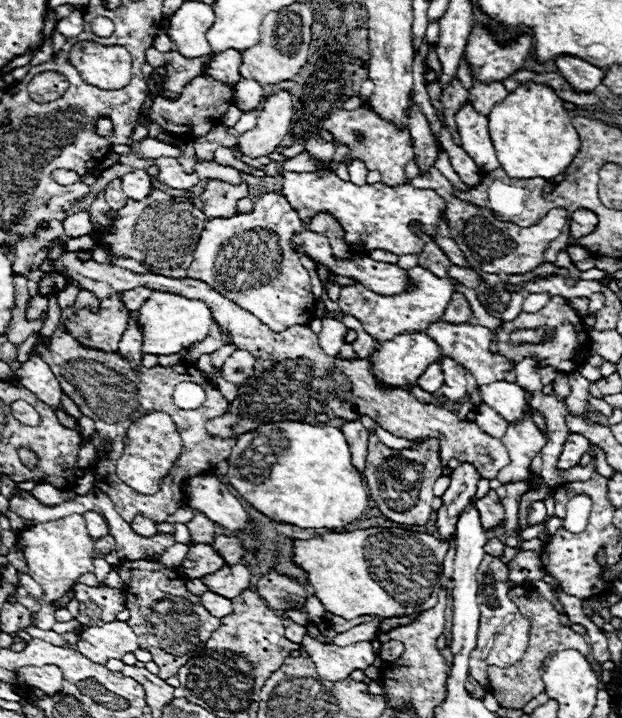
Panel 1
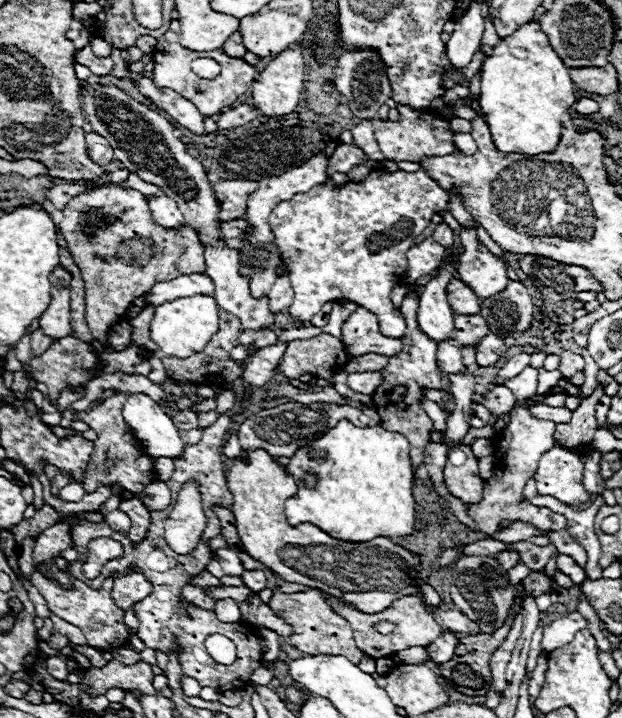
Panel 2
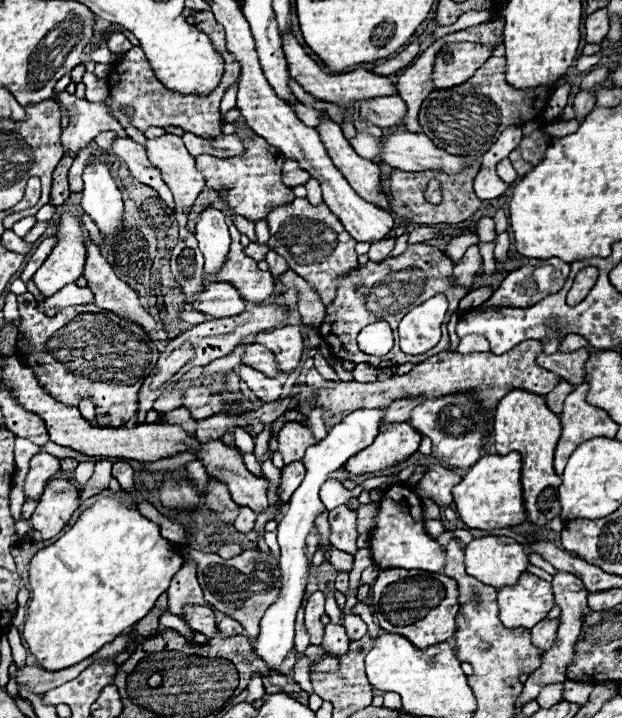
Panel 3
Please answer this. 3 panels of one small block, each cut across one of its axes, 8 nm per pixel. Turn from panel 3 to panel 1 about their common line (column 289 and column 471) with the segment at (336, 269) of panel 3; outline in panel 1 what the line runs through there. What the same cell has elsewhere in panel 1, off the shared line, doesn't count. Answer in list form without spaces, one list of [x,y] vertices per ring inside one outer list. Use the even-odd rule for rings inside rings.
[[[436,168],[426,170],[424,174],[420,172],[412,180],[406,178],[404,184],[432,188],[432,190],[436,190],[436,194],[440,194],[448,202],[446,218],[448,218],[452,240],[460,246],[460,250],[468,258],[470,266],[480,268],[484,272],[492,272],[492,274],[528,274],[528,272],[536,270],[536,266],[546,262],[544,252],[546,252],[548,244],[562,234],[562,228],[566,226],[566,218],[568,218],[566,210],[554,208],[538,224],[528,226],[528,228],[520,228],[516,224],[502,222],[496,218],[496,214],[492,214],[492,210],[484,210],[480,206],[472,206],[464,200],[458,200],[452,194],[452,184]]]

